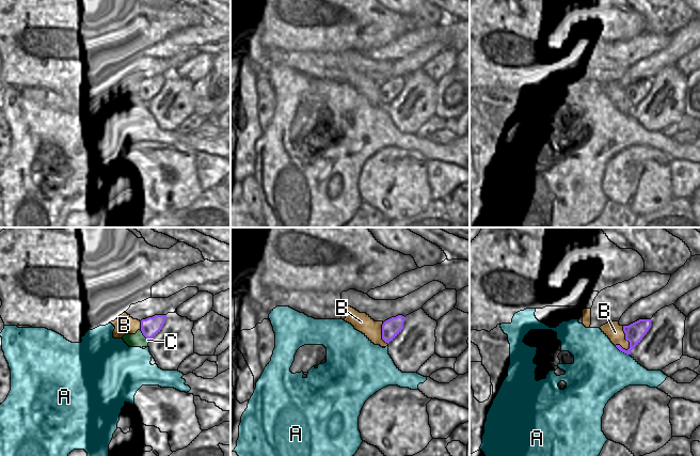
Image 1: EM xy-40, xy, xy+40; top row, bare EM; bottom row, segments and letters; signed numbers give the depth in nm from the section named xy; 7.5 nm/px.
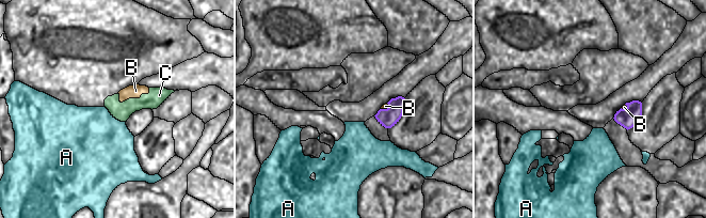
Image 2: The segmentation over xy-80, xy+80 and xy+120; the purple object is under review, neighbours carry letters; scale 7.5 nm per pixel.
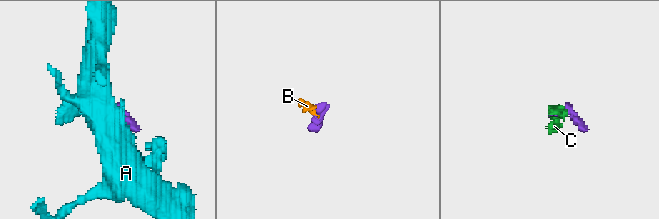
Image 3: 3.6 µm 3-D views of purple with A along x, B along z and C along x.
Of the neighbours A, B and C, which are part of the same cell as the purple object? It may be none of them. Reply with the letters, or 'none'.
none

